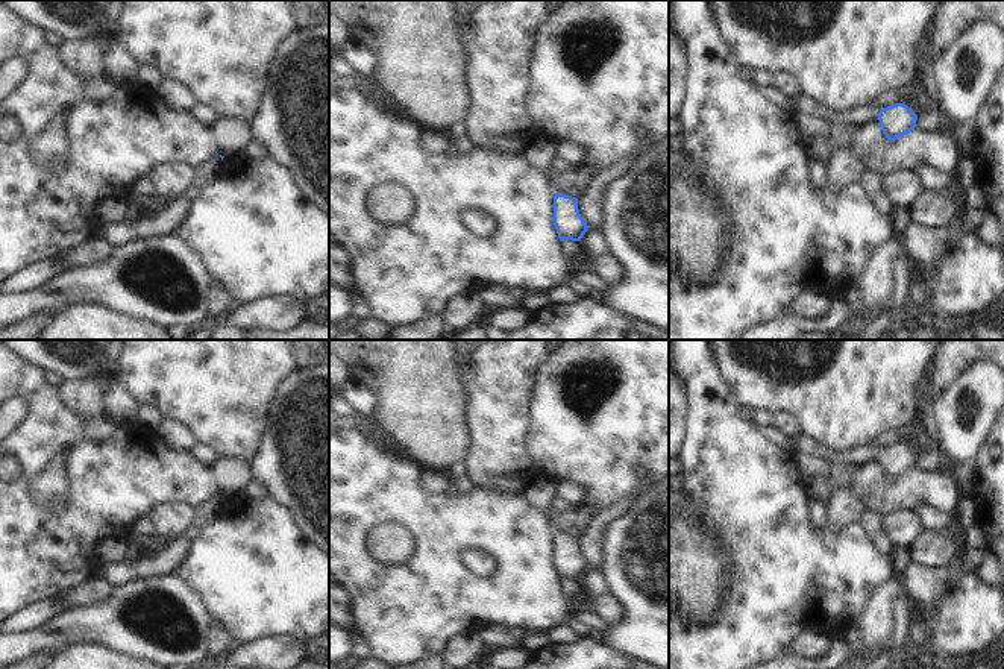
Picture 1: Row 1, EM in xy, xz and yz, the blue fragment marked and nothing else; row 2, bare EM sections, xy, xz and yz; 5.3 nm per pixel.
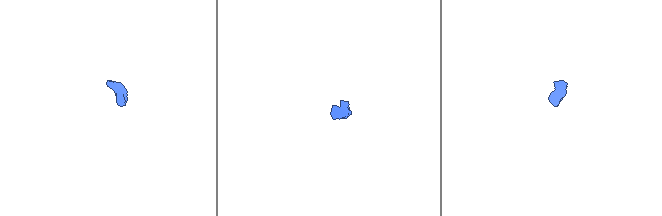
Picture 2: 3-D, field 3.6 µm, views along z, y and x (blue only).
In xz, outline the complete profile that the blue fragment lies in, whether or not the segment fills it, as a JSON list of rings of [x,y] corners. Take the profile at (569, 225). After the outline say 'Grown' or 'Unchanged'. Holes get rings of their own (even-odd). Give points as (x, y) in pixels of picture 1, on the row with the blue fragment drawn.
[[[561,193],[554,197],[554,226],[560,241],[579,241],[587,232],[588,226],[578,211],[578,199]]]. Unchanged.

